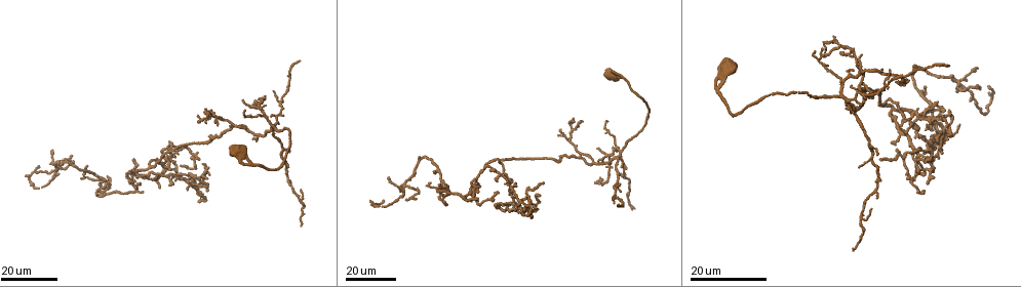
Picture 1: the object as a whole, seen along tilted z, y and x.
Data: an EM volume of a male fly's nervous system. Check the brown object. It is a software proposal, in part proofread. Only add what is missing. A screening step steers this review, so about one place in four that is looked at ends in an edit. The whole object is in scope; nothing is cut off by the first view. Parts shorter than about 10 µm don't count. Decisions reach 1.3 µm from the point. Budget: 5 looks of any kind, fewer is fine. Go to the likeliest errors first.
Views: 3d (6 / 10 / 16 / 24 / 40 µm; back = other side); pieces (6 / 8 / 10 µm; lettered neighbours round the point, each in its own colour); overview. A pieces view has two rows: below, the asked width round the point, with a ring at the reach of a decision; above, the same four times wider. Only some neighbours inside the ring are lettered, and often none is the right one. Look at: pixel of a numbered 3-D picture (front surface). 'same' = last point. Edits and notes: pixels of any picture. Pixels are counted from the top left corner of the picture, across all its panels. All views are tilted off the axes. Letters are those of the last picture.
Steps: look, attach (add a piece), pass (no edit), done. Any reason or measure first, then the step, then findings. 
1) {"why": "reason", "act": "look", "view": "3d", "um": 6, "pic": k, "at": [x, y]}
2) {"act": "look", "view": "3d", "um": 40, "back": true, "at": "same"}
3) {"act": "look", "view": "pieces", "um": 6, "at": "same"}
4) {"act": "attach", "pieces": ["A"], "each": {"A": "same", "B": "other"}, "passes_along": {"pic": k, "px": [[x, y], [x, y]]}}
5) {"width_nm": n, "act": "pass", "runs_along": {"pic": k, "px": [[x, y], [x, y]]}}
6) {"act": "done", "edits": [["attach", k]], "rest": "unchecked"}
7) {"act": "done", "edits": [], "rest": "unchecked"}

{"why": "branch stops here", "act": "look", "view": "3d", "um": 16, "pic": 1, "at": [989, 87]}

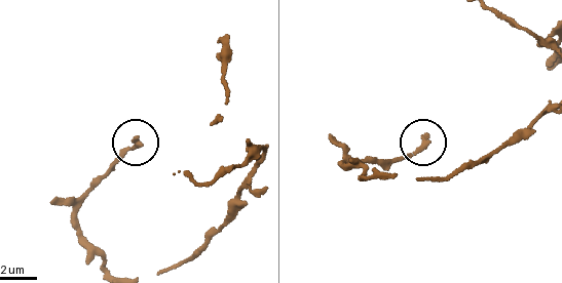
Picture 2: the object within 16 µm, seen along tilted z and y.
{"act": "look", "view": "3d", "um": 6, "pic": 2, "at": [137, 138]}

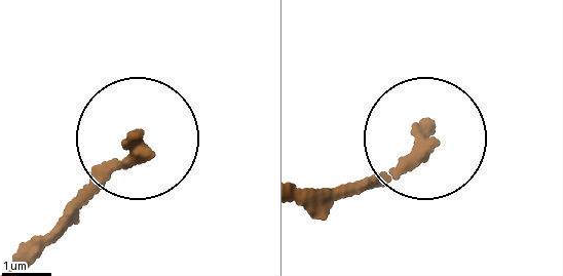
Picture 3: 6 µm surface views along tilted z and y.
{"act": "look", "view": "pieces", "um": 6, "pic": 3, "at": [425, 128]}

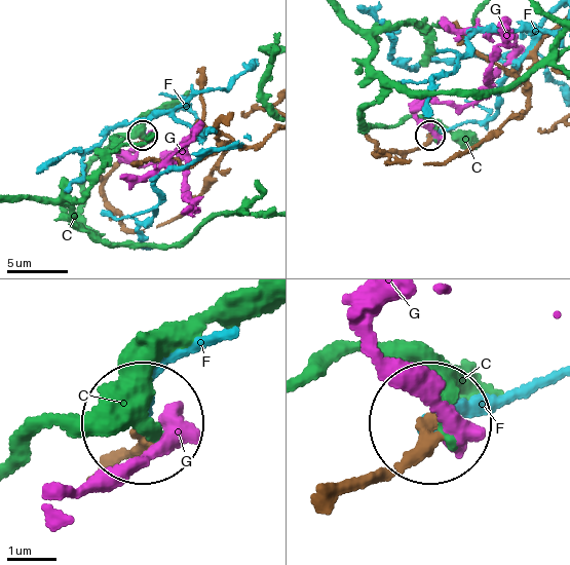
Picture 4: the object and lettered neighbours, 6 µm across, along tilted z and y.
{"act": "pass", "each": {"C": "other", "F": "other", "G": "other"}, "runs_along": {"pic": 4, "px": [[327, 486], [379, 472], [428, 423]]}, "found": "no lettered piece goes on from it"}

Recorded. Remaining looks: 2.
{"why": "thick end", "act": "look", "view": "3d", "um": 16, "pic": 1, "at": [904, 133]}

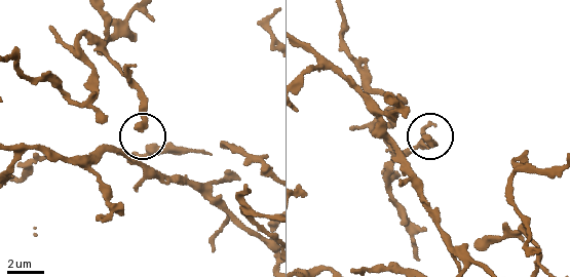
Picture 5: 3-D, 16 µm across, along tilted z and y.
{"why": "what lies round it", "act": "look", "view": "pieces", "um": 8, "pic": 5, "at": [429, 140]}

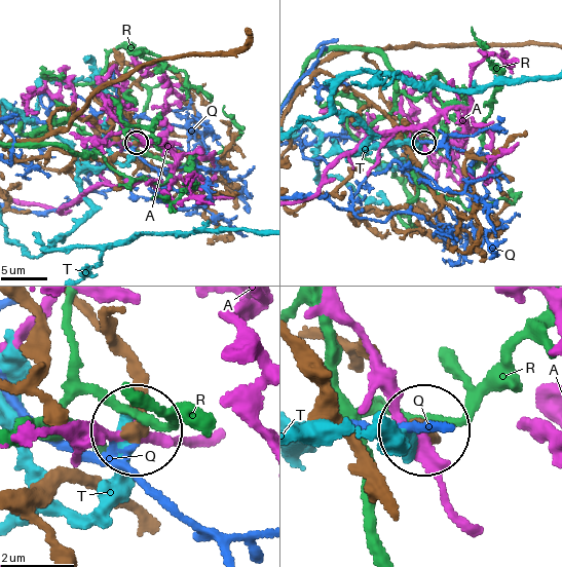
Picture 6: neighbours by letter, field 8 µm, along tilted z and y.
{"width_nm": 370, "act": "pass", "each": {"A": "other", "Q": "other", "R": "other", "T": "other"}, "found": "none of them fits"}

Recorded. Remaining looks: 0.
{"act": "done", "edits": [], "rest": "unchecked"}

